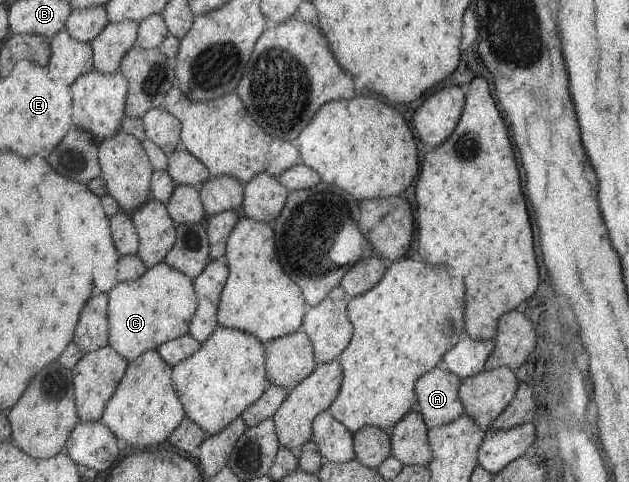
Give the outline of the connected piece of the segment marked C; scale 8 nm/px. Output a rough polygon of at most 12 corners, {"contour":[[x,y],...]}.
{"contour":[[163,262],[106,293],[127,362],[185,335],[191,278]]}

